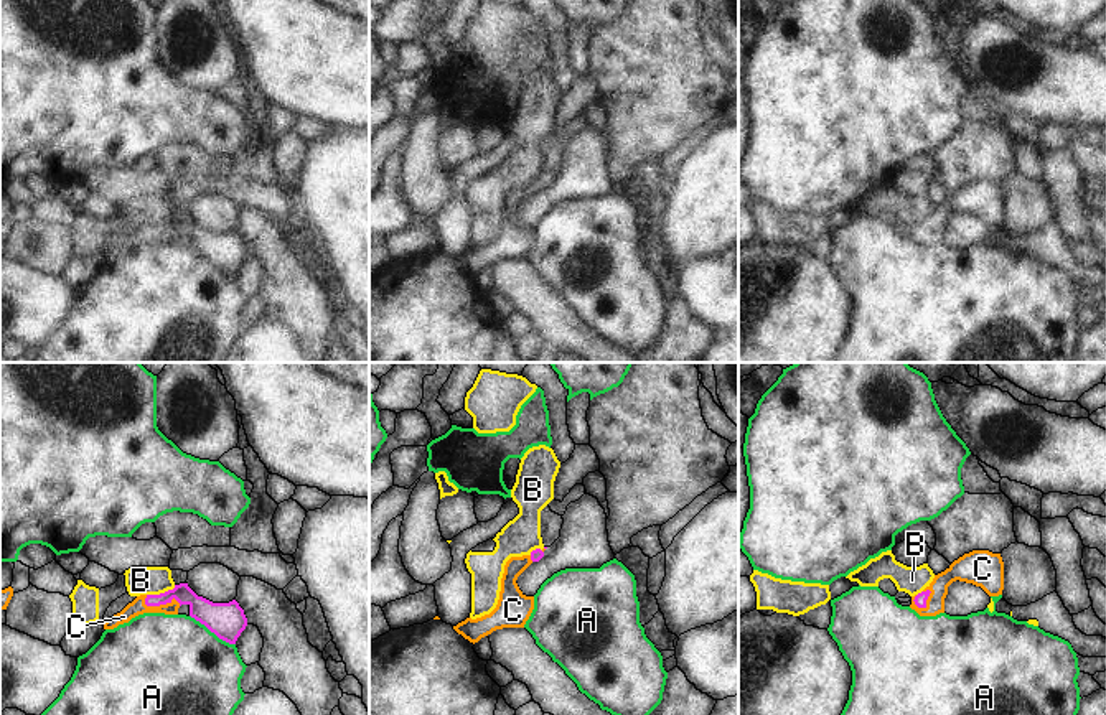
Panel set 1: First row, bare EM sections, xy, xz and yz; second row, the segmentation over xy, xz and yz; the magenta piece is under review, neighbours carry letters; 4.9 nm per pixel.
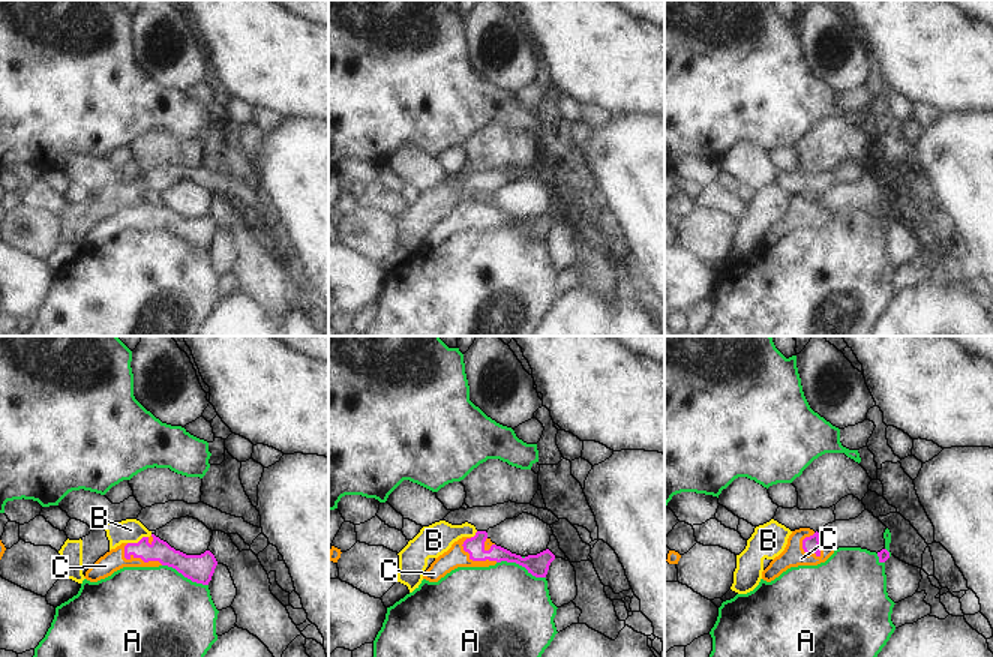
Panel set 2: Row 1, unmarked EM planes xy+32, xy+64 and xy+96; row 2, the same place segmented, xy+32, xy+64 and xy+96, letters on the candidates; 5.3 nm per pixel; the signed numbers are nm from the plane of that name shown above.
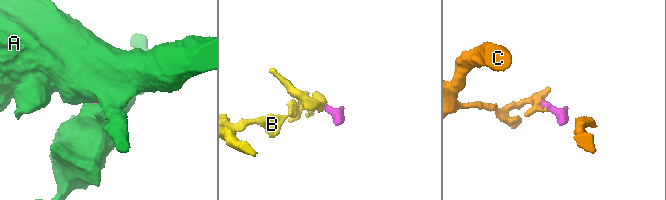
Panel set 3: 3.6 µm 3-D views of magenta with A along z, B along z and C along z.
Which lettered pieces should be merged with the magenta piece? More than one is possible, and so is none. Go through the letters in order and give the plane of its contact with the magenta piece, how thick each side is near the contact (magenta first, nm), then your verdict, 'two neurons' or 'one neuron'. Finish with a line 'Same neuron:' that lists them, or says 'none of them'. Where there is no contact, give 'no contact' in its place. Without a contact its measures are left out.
A: xy | 180/480 nm | two neurons
B: xy | 120/140 nm | two neurons
C: xy | 120/80 nm | one neuron
Same neuron: C

